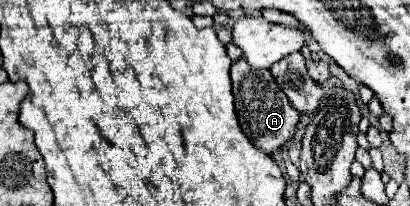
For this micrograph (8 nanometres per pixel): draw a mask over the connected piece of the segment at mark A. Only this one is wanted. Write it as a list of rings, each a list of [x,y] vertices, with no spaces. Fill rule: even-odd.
[[[239,58],[231,66],[231,80],[233,80],[233,96],[235,96],[235,112],[241,124],[241,130],[247,138],[265,154],[273,154],[285,142],[289,142],[299,124],[299,112],[289,104],[287,96],[275,82],[269,70],[255,70],[247,64],[247,60]]]

